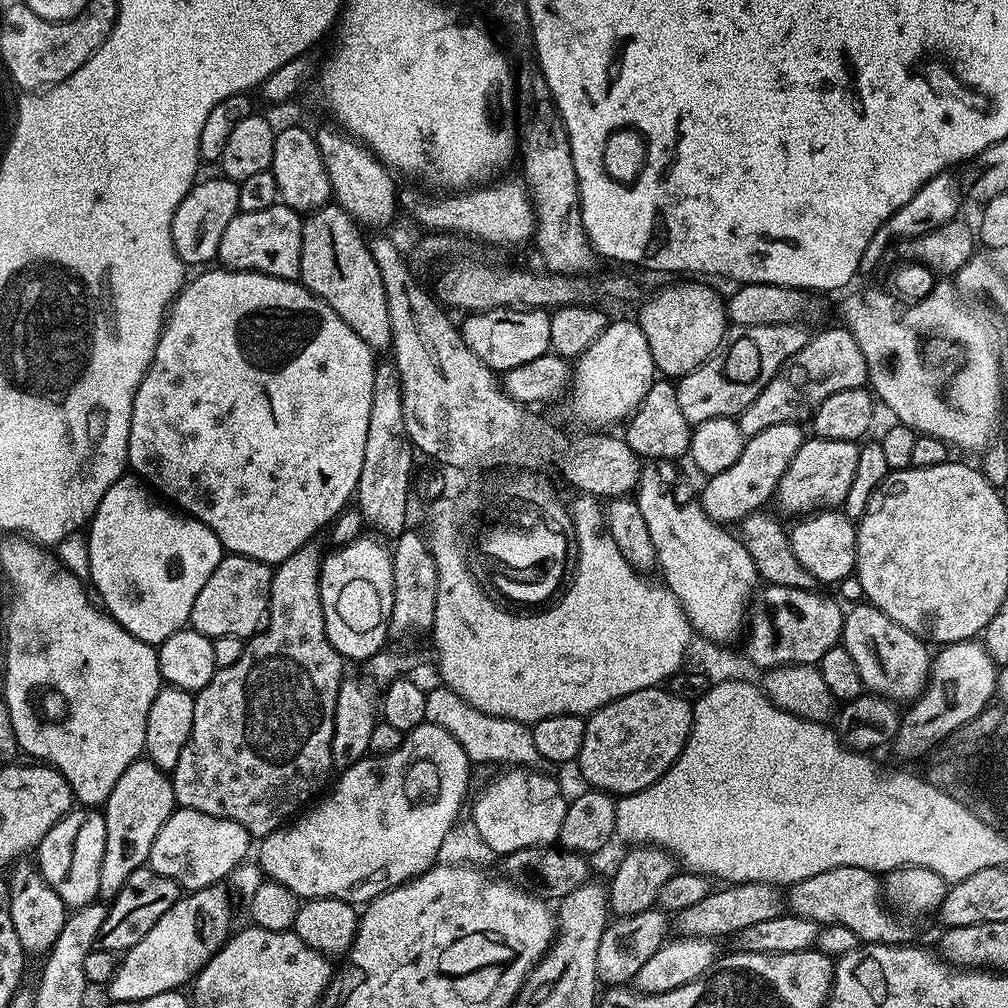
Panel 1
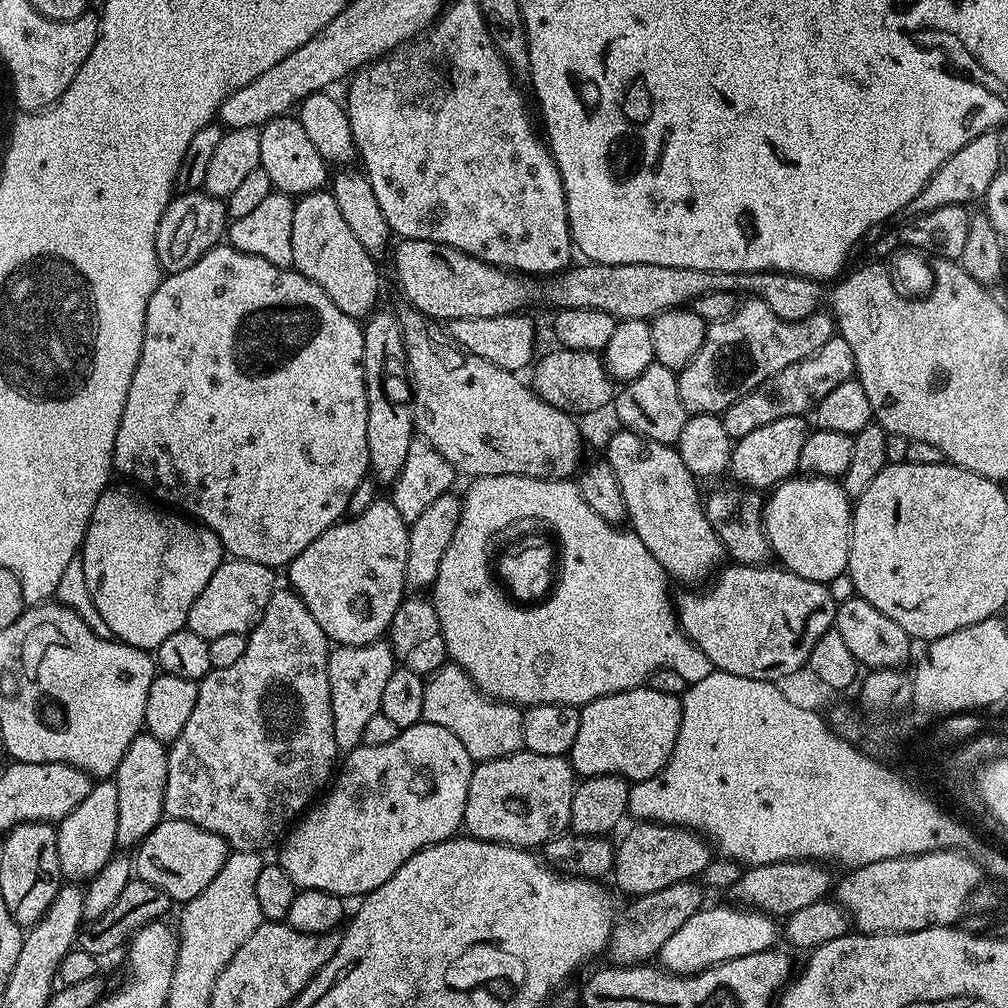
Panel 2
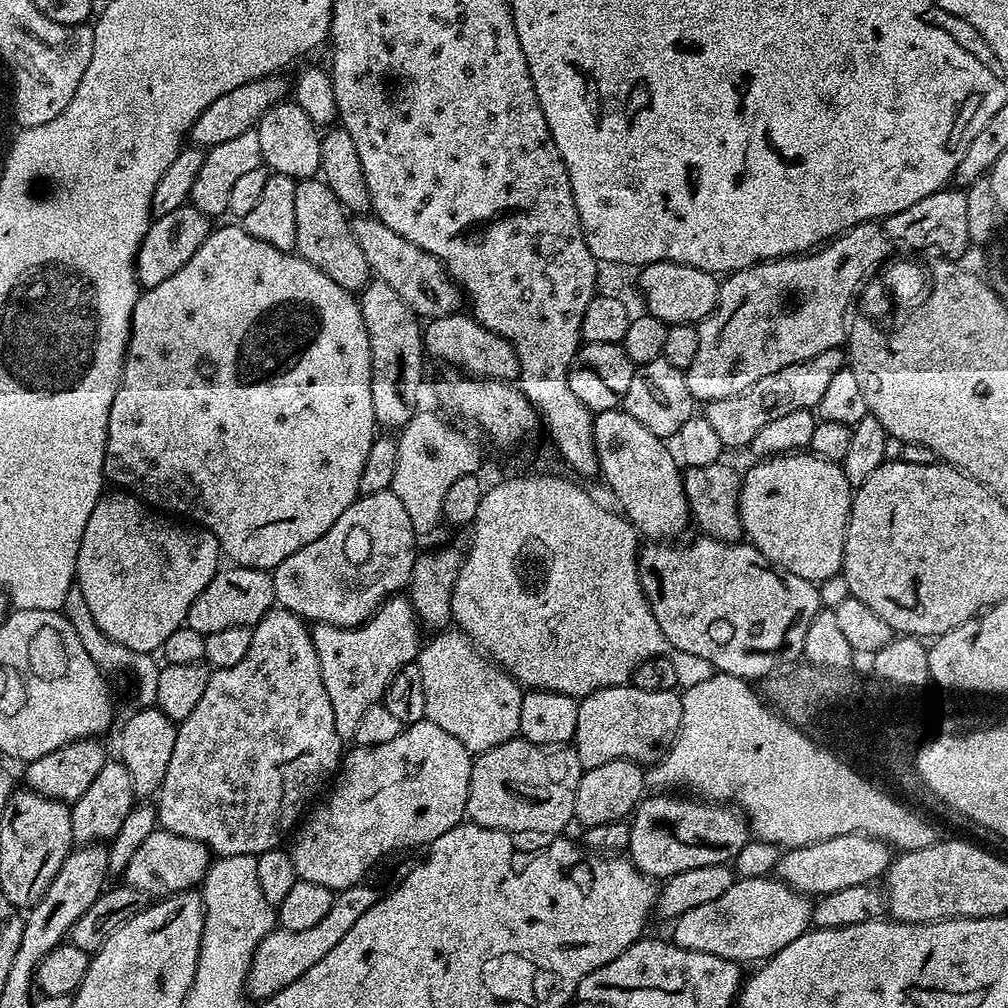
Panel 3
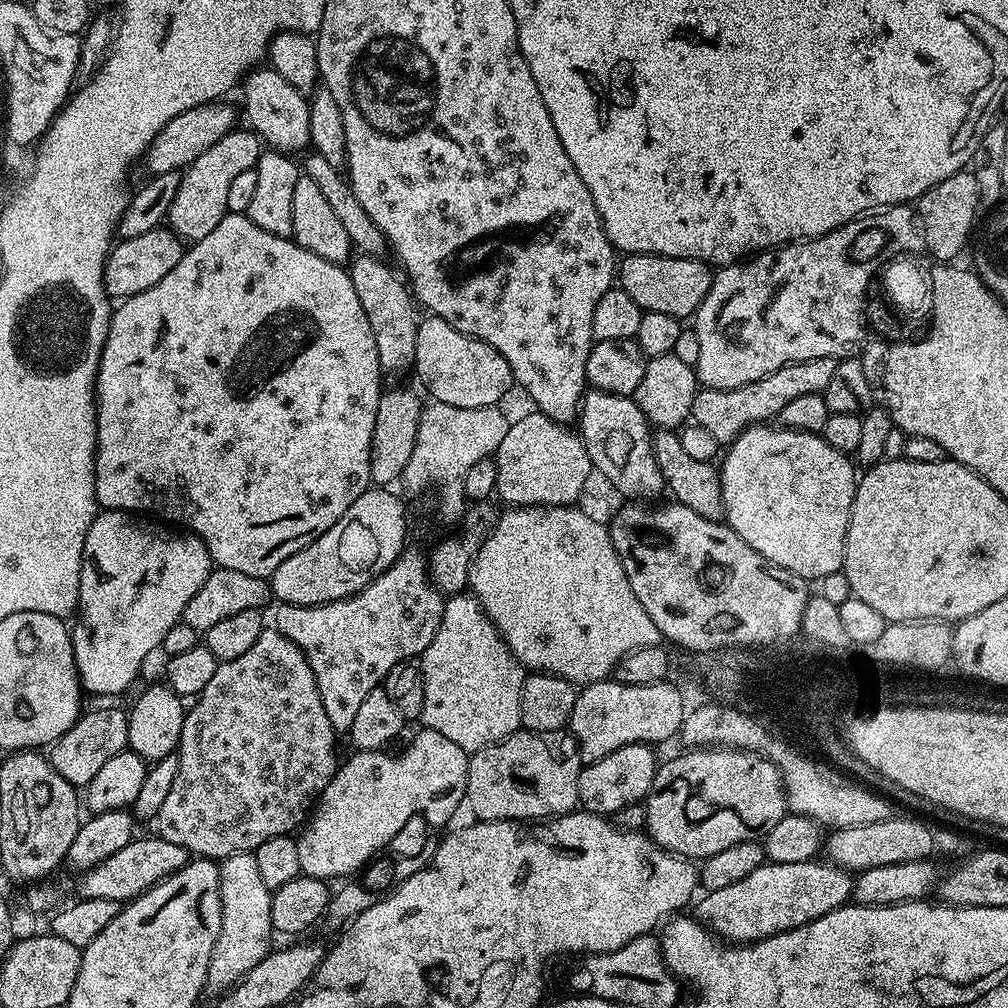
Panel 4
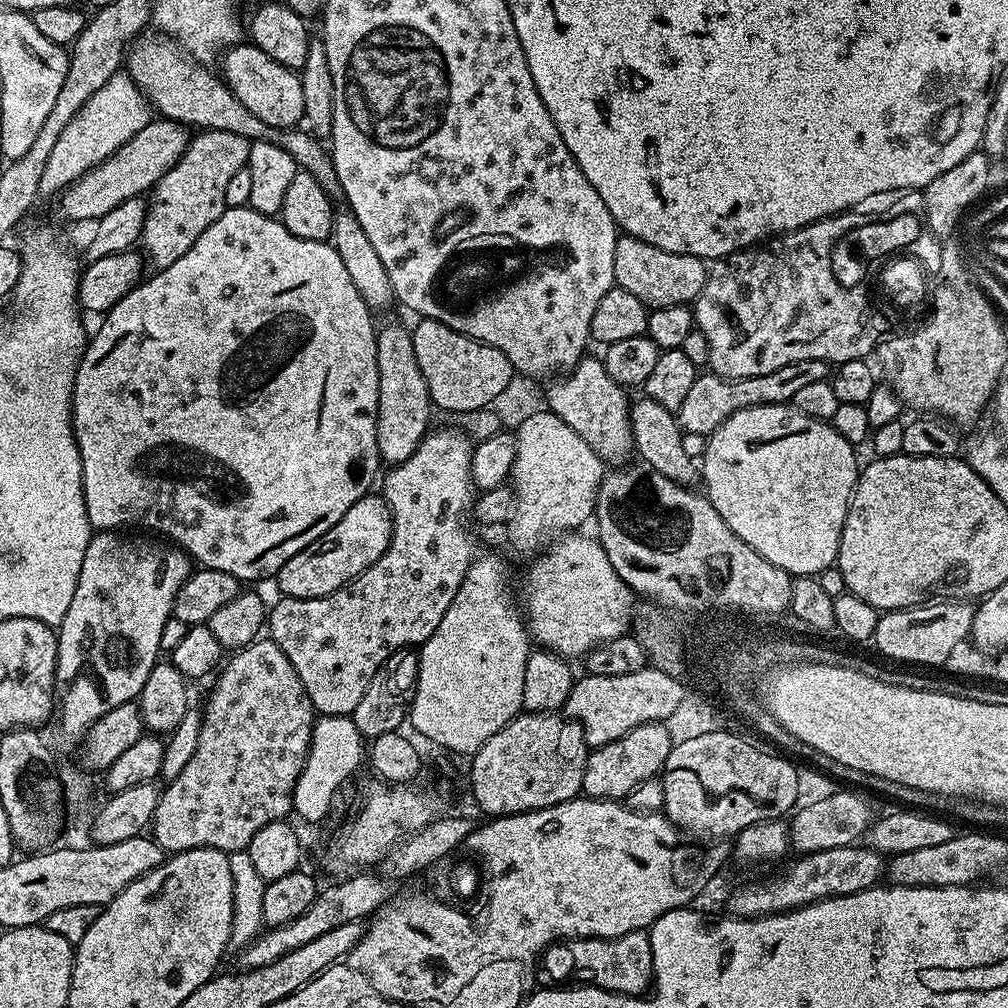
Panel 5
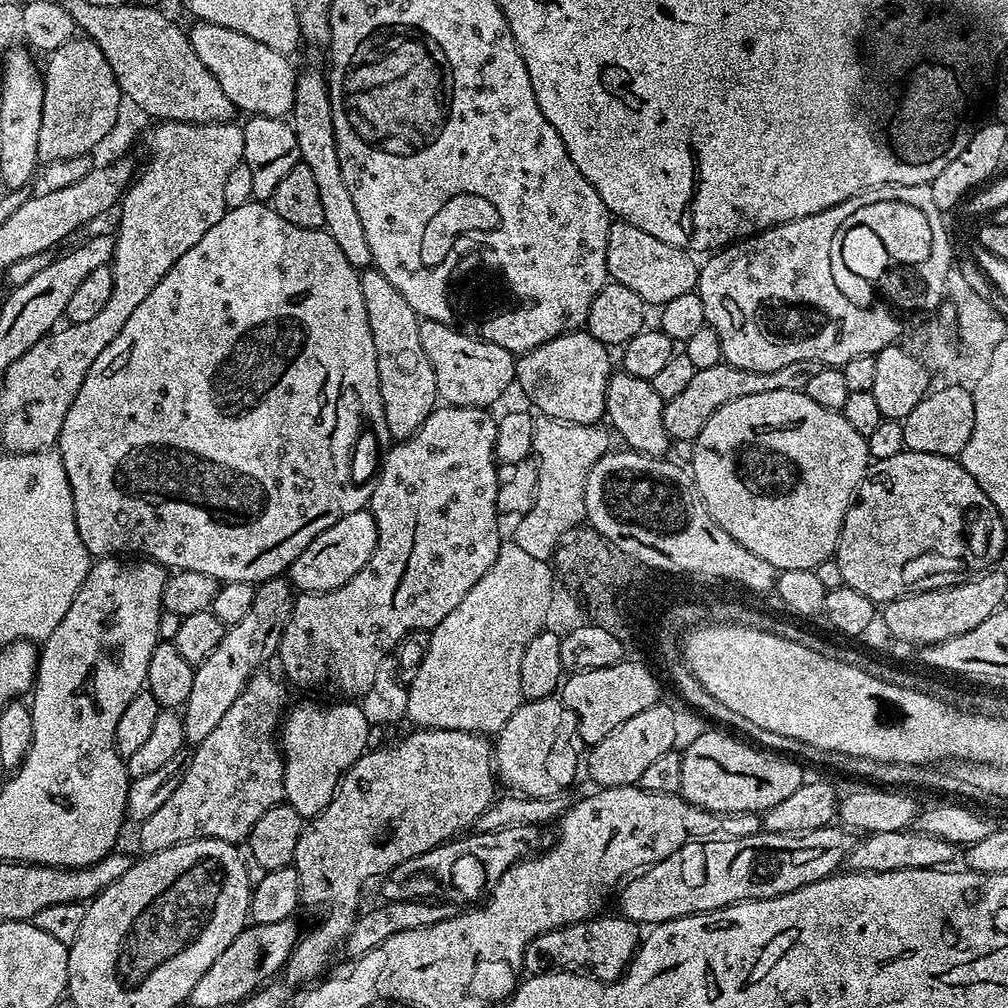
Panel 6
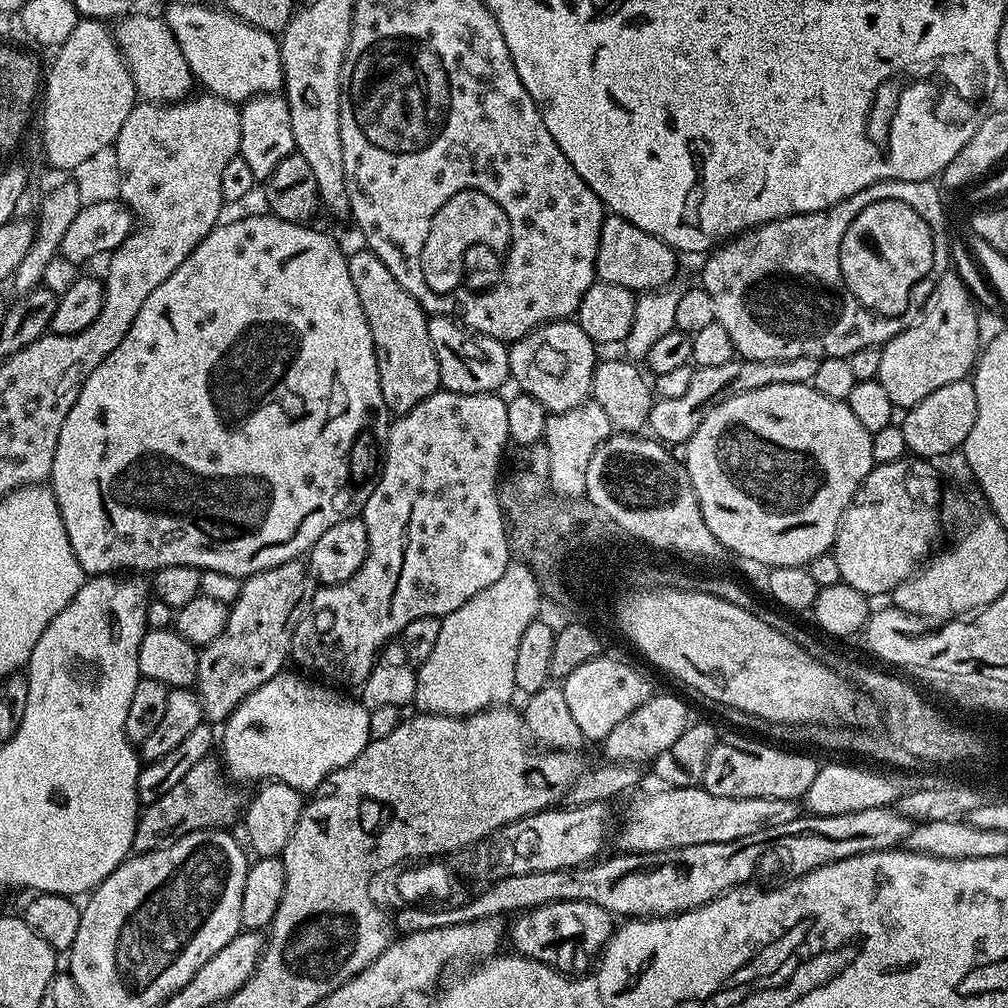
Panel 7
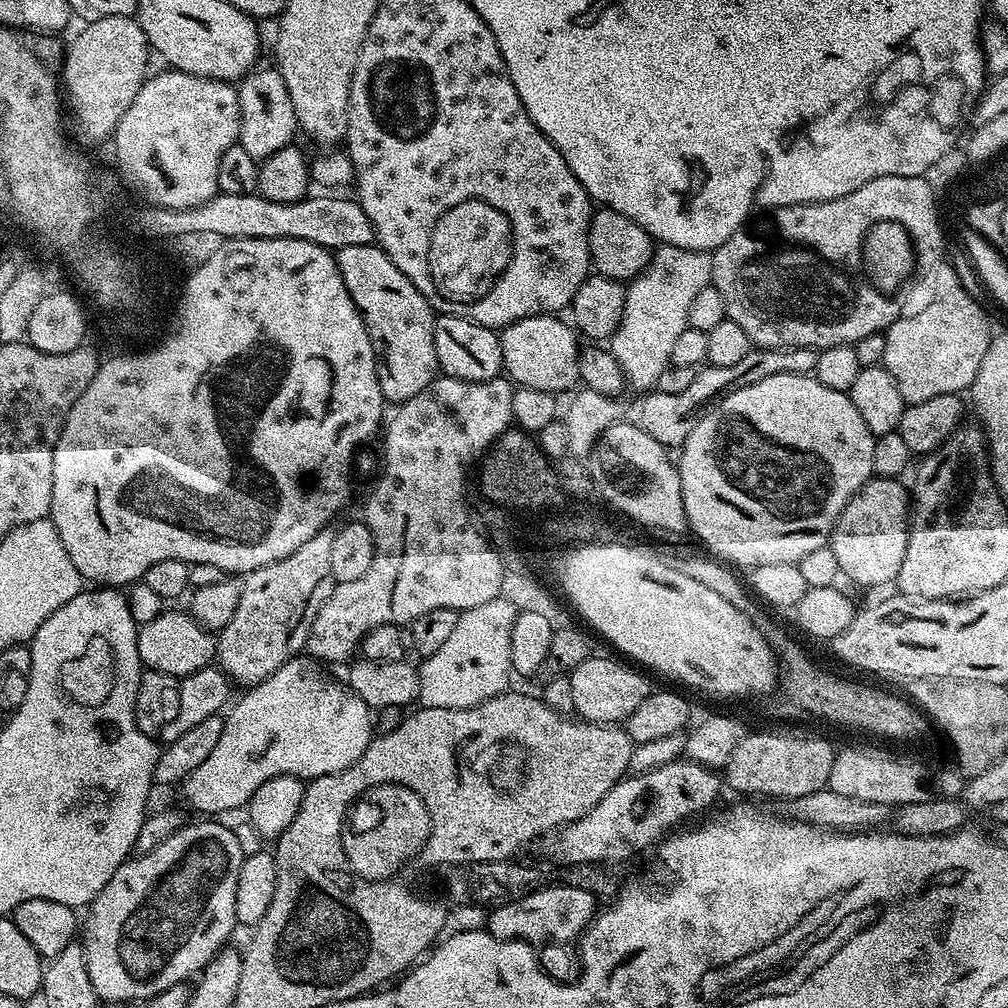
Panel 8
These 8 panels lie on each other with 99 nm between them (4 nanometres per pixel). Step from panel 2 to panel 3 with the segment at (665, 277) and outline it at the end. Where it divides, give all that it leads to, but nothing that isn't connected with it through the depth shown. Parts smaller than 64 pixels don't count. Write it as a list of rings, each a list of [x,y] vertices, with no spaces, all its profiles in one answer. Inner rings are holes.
[[[360,214],[351,219],[352,233],[366,256],[368,269],[373,275],[397,291],[402,302],[418,318],[450,316],[459,311],[462,293],[459,285],[445,272],[444,265],[428,251],[410,243],[391,230],[372,214]]]

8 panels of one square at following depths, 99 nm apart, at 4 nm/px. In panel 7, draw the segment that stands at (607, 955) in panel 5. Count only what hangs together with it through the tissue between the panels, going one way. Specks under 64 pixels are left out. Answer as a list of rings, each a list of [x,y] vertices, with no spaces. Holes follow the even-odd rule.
[[[563,900],[529,908],[513,920],[516,920],[510,924],[510,940],[512,936],[512,944],[516,947],[513,949],[521,956],[565,974],[587,973],[593,967],[594,958],[603,953],[614,931],[612,913],[602,910],[602,906],[594,906],[594,902],[581,900]]]

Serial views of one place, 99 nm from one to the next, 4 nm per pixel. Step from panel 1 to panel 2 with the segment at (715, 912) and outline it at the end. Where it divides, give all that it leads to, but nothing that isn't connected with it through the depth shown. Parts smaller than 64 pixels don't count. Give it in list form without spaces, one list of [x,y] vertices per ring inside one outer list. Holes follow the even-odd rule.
[[[783,860],[773,864],[753,864],[740,873],[738,882],[730,889],[737,905],[754,908],[773,918],[786,918],[794,910],[803,910],[814,902],[825,899],[833,891],[834,876],[827,872],[825,865],[811,860]]]

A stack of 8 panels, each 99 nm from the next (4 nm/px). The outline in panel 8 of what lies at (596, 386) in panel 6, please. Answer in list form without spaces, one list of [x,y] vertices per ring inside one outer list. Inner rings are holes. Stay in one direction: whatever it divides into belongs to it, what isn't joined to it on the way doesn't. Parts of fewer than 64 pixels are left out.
[[[556,314],[522,318],[499,333],[504,359],[503,371],[507,379],[521,388],[546,390],[553,394],[577,387],[582,344],[575,327],[567,319],[560,319],[564,318]]]

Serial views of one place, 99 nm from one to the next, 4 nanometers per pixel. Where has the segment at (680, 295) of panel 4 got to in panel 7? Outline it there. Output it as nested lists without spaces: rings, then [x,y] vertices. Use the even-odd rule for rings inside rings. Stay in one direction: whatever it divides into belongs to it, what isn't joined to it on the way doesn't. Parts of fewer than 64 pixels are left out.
[[[615,214],[605,215],[596,255],[596,275],[599,279],[614,286],[626,286],[626,290],[637,294],[664,290],[676,276],[676,259],[676,249],[666,241],[634,226],[634,222],[626,222],[626,218]]]

